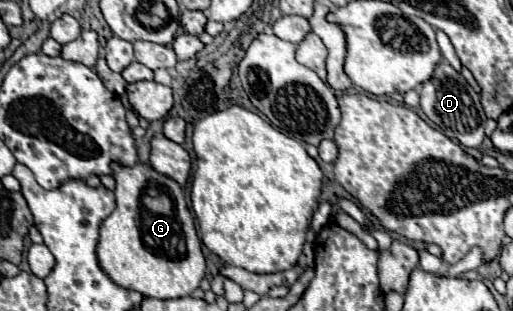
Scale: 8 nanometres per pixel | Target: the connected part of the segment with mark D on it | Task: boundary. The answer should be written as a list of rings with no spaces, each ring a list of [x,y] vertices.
[[[441,61],[435,69],[435,75],[425,81],[419,89],[421,95],[421,109],[423,113],[443,131],[453,133],[453,137],[465,147],[481,147],[485,137],[485,113],[479,103],[479,93],[465,81],[465,77],[455,71],[447,61]]]

